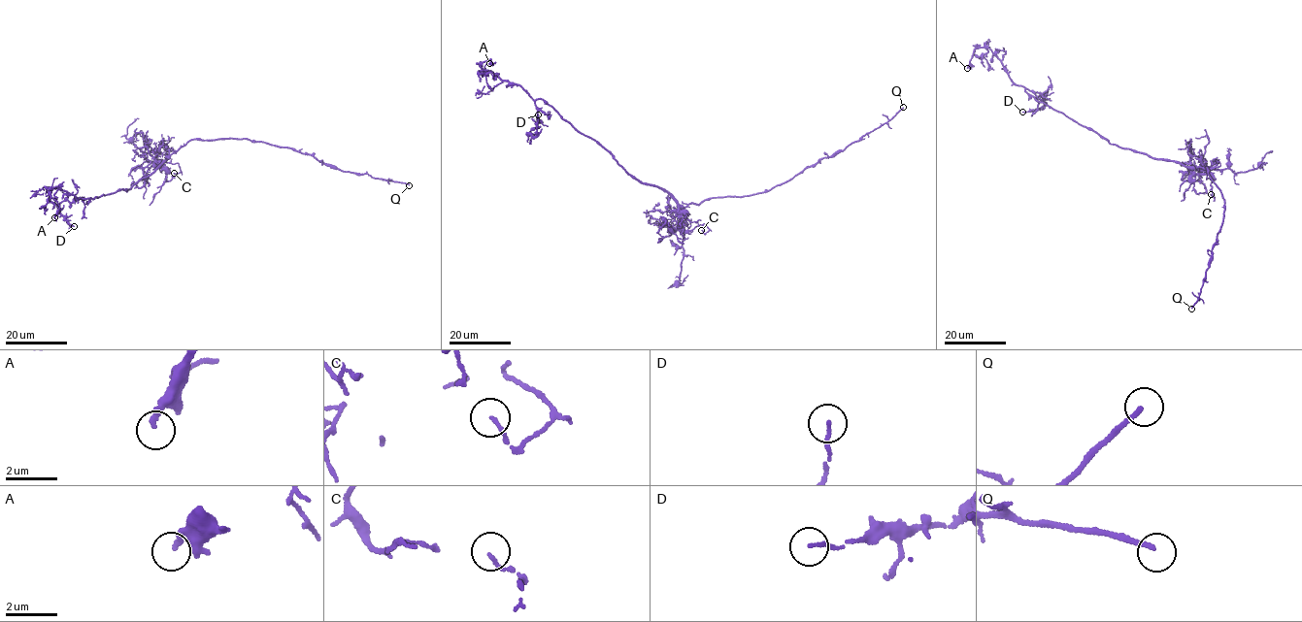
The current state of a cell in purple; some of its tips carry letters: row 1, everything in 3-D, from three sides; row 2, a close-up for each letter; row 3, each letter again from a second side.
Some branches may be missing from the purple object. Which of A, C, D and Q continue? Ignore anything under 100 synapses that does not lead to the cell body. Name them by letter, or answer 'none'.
Q

